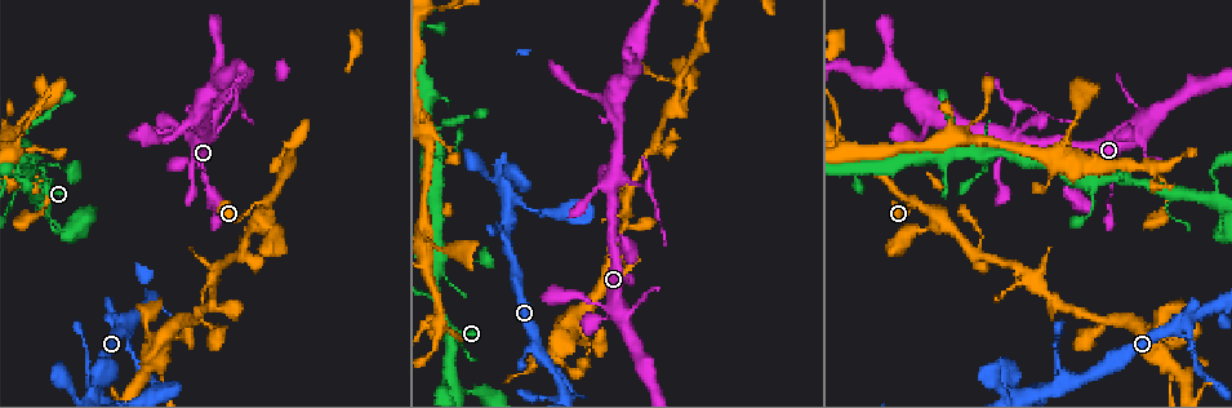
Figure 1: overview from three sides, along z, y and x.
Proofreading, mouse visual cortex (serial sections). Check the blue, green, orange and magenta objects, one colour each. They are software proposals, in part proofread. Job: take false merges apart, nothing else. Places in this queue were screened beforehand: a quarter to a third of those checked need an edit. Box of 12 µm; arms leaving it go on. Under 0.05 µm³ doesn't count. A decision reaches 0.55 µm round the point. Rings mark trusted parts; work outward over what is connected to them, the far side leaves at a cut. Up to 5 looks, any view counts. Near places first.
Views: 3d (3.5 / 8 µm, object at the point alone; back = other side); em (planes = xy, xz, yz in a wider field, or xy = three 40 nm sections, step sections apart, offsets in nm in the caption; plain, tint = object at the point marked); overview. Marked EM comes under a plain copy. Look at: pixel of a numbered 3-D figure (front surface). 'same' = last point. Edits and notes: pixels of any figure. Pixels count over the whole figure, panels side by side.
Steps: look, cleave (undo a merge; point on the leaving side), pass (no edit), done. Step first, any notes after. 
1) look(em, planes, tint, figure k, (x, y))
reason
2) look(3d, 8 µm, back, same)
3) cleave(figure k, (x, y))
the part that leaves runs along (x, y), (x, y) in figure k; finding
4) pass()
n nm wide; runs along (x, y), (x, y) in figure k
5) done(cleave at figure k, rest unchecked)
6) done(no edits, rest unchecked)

look(3d, 3.5 µm, figure 1, (226, 124))

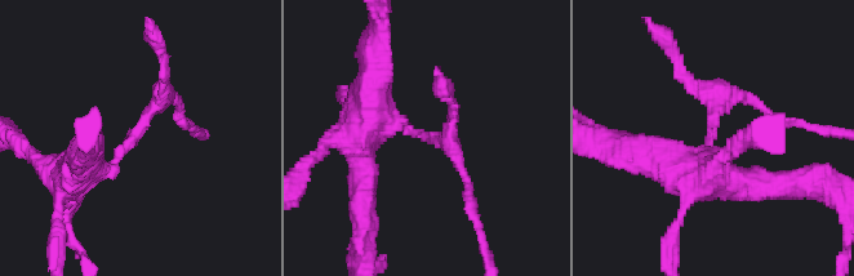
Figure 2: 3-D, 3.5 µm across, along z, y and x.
look(em, xy, step 5, tint, figure 2, (134, 141))
arms of 200, 500 nm

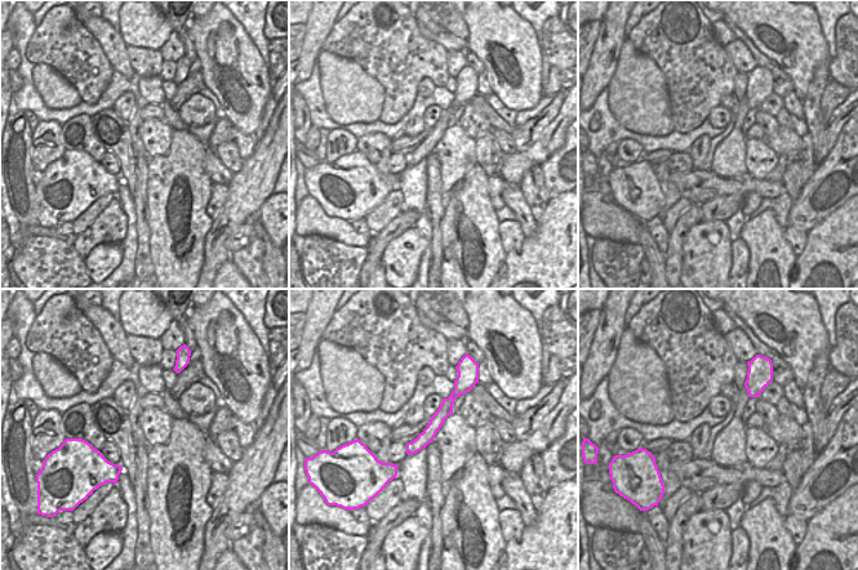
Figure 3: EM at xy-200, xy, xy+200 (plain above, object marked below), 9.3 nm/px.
cleave(figure 2, (714, 119))
the part that leaves runs along (708, 145), (719, 105), (679, 61) in figure 2; a second cell is stuck on

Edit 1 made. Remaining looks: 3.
look(em, xy, step 3, tint, figure 1, (50, 164))
narrows sharply

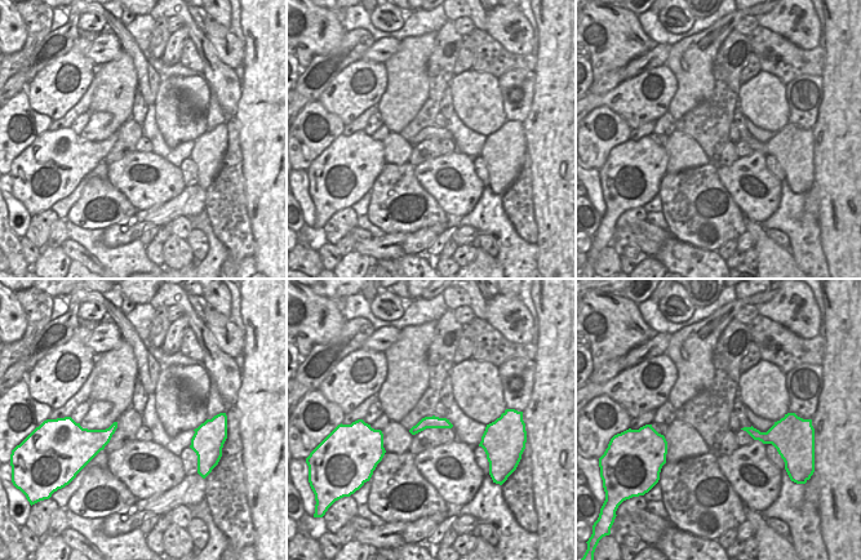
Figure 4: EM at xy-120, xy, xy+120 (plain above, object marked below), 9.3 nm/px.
look(3d, 3.5 µm, back, same)

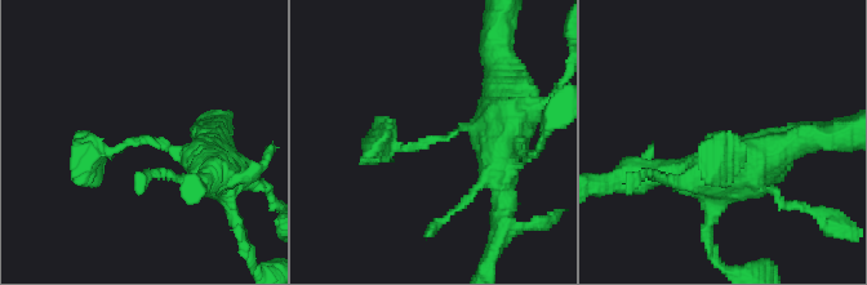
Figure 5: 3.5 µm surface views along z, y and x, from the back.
pass()
arms of 300, 600 nm; runs along (212, 170), (133, 139), (78, 174) in figure 5; one cell here

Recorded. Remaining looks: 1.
done(cleave at figure 2, rest unchecked)

